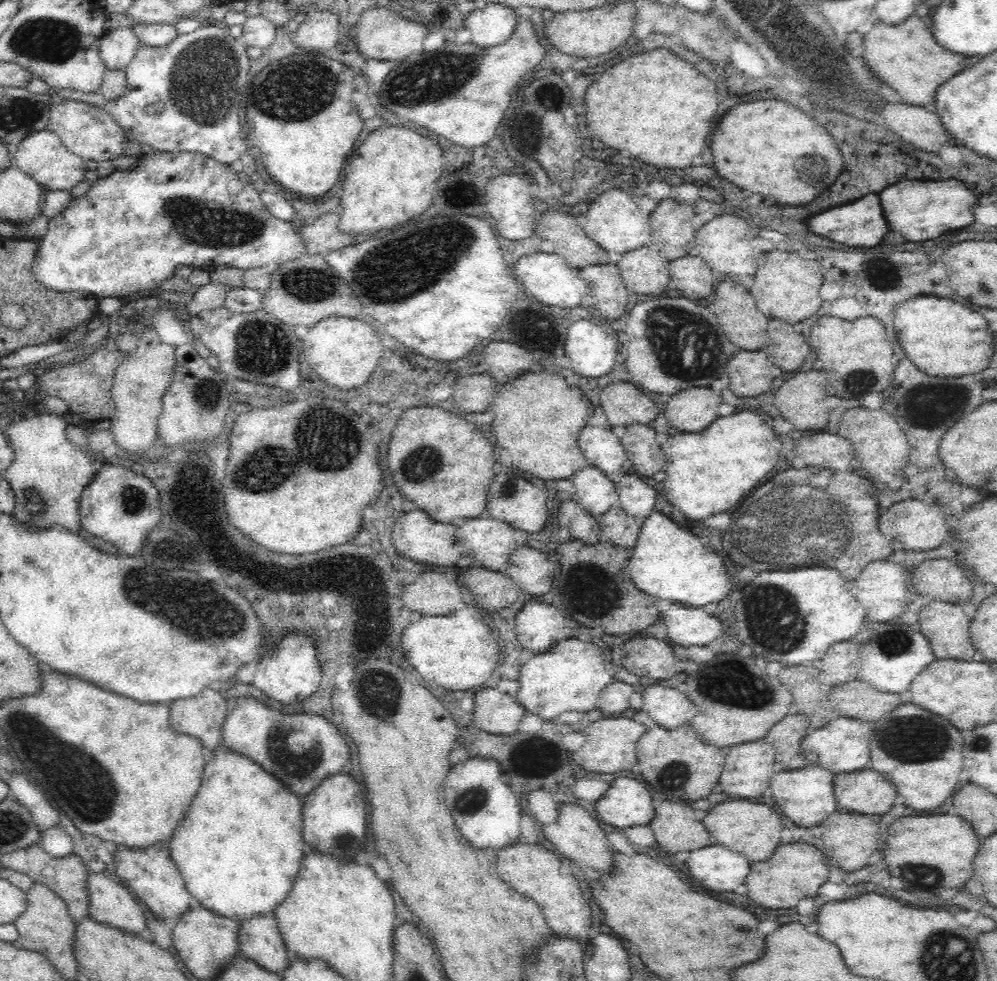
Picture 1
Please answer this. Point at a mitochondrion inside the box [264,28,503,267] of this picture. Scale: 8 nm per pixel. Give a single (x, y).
(434, 79)

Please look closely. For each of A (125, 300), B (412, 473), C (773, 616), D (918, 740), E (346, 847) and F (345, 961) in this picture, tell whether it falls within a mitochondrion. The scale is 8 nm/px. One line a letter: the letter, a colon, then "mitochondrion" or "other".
A: other
B: mitochondrion
C: mitochondrion
D: mitochondrion
E: mitochondrion
F: other

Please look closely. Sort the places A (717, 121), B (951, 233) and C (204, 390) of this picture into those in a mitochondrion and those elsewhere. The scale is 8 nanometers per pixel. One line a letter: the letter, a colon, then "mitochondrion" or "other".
A: other
B: other
C: mitochondrion

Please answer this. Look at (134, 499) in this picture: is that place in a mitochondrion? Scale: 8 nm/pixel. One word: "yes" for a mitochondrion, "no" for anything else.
yes

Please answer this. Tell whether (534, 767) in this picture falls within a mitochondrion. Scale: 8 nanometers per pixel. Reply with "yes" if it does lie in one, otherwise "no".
no

